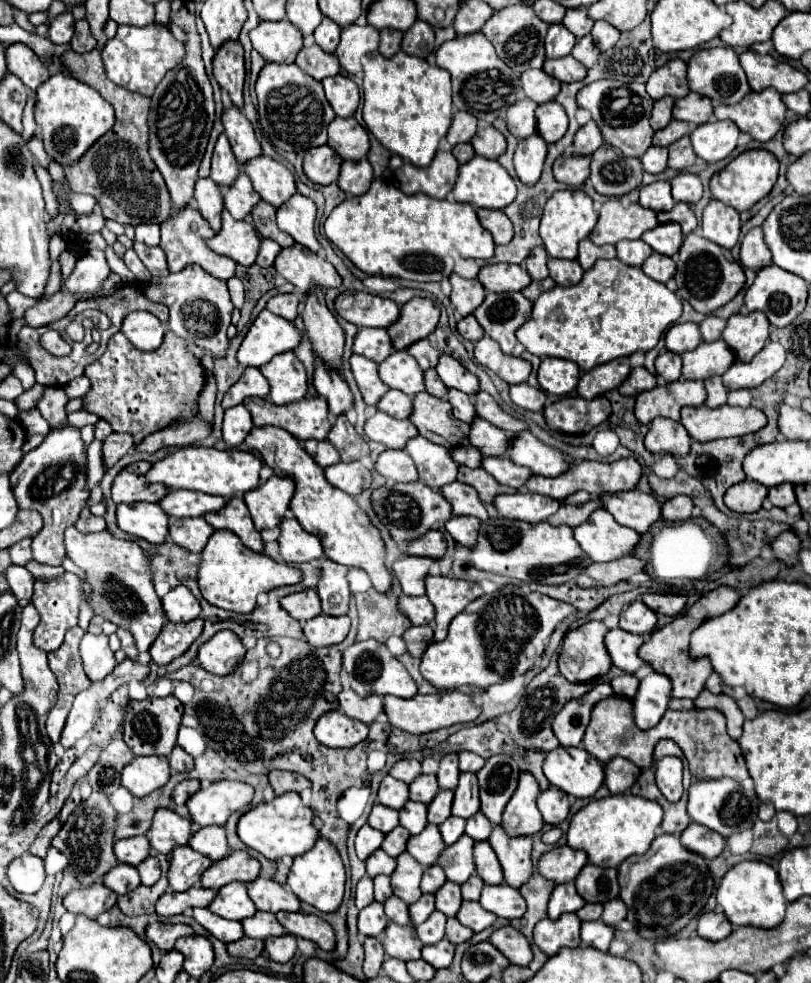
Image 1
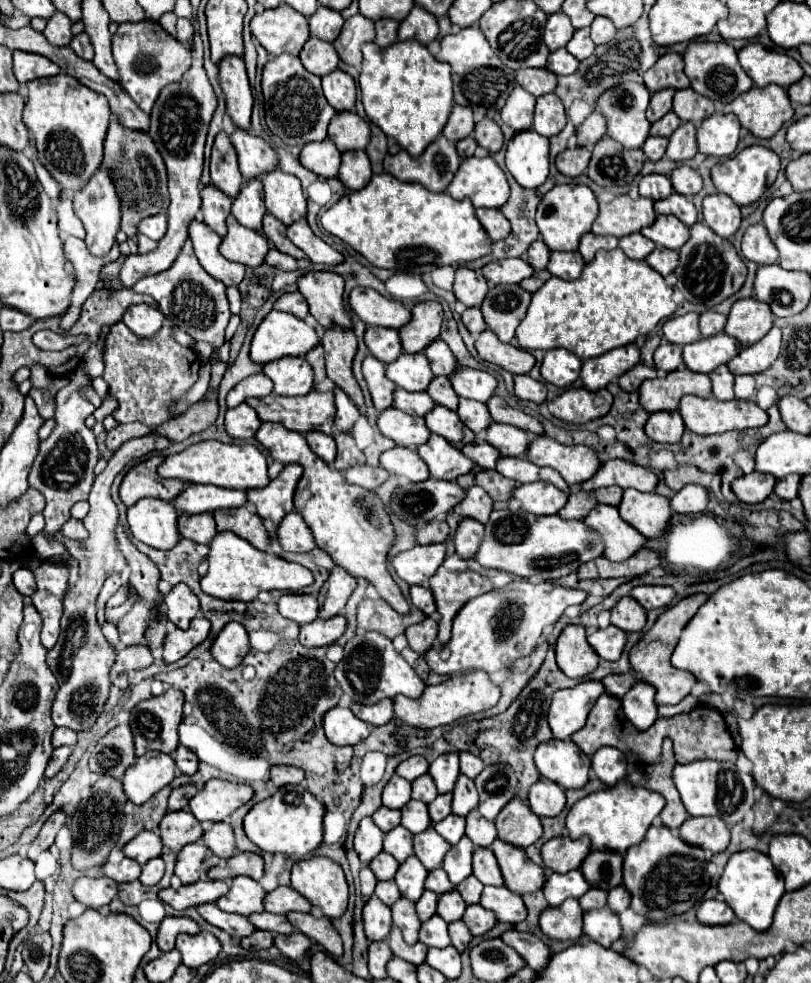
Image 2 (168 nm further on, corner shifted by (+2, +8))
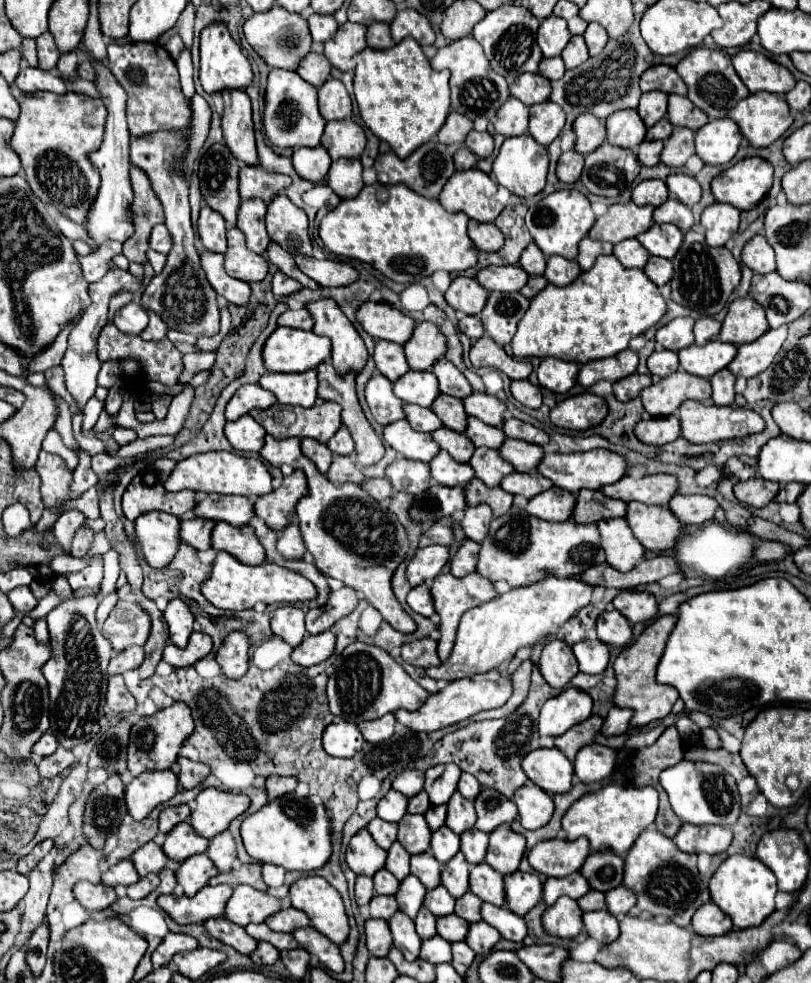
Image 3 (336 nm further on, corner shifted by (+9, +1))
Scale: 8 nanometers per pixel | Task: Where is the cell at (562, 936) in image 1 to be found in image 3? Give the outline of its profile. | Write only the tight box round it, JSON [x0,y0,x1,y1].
[542,897,582,939]

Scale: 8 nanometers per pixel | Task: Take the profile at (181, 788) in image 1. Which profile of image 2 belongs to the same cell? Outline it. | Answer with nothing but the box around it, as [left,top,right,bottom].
[169,784,197,810]

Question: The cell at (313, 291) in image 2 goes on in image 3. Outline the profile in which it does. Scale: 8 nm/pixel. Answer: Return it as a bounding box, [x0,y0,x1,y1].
[306,299,366,373]

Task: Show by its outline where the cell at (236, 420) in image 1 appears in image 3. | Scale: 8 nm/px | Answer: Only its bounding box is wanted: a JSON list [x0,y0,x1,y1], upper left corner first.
[224,415,266,451]

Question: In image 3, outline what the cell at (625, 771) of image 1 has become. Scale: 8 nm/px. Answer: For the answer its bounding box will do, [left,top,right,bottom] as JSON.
[574,745,616,783]

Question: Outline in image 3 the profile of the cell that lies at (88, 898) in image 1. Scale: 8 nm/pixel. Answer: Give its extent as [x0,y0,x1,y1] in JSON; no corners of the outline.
[74,881,116,911]

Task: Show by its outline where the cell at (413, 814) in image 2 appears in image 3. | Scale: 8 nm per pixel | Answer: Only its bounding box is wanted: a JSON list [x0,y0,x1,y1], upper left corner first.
[398,813,430,853]

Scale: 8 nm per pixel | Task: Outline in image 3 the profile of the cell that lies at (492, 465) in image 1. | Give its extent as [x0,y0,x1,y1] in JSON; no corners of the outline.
[500,471,552,499]

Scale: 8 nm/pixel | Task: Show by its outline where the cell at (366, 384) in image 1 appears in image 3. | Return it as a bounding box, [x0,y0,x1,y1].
[366,373,404,425]

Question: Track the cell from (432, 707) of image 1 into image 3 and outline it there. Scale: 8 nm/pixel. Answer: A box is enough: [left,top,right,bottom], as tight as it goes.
[394,671,512,733]

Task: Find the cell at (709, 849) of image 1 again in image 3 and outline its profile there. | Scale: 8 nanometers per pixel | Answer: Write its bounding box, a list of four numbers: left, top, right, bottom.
[674,825,732,855]

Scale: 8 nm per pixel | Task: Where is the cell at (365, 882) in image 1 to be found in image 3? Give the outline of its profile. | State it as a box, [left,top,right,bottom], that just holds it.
[354,875,374,905]

